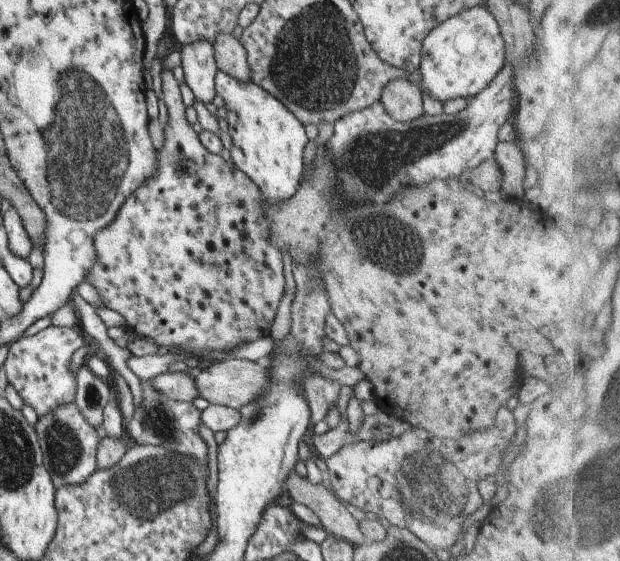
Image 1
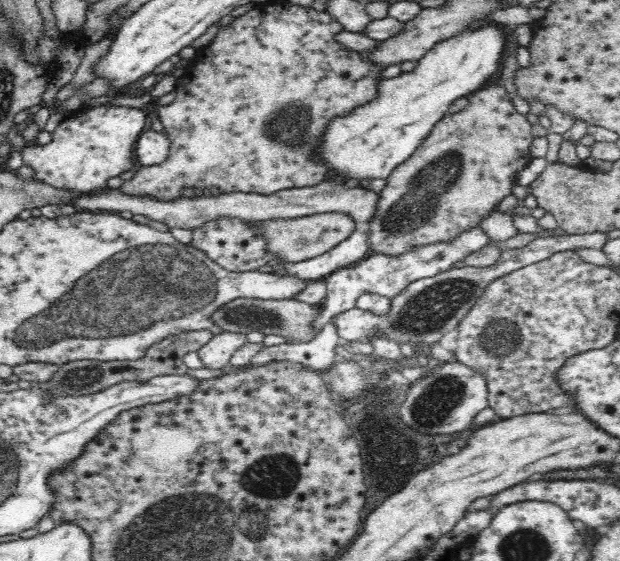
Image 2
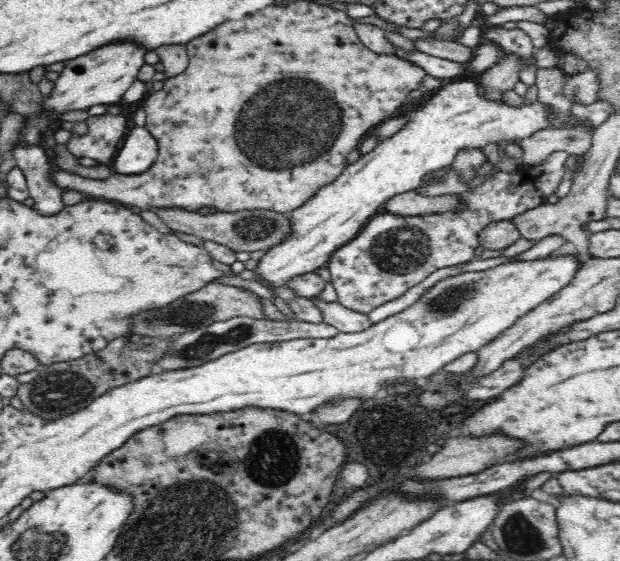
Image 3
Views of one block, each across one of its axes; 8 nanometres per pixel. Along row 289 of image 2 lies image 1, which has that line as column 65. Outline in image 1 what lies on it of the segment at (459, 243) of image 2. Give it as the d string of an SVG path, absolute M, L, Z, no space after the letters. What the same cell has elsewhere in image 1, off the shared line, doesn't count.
M54 325L9 346L2 364L5 370L6 383L17 392L22 404L27 404L35 410L37 418L45 416L57 406L71 402L76 392L76 378L71 370L71 356L78 348L83 347L83 336L79 334L78 325L56 327Z

